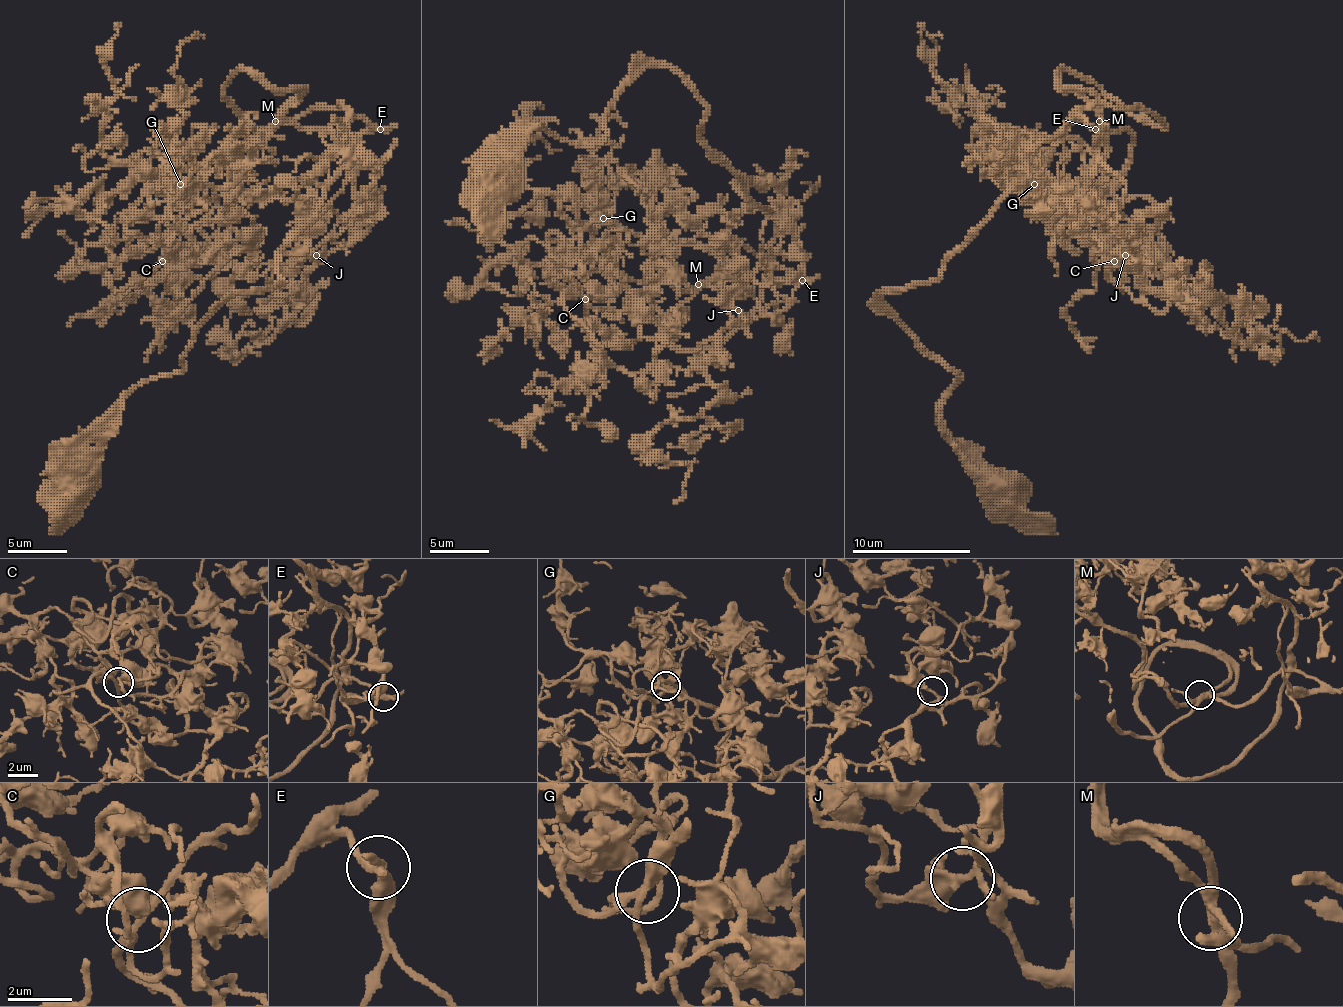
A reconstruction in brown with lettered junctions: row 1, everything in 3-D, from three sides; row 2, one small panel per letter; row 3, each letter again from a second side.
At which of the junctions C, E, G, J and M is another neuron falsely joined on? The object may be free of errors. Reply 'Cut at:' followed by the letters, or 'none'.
Cut at: none

